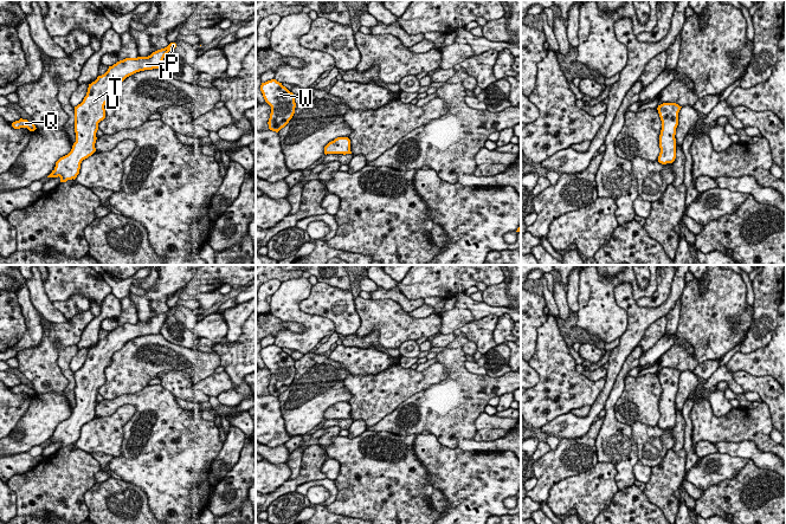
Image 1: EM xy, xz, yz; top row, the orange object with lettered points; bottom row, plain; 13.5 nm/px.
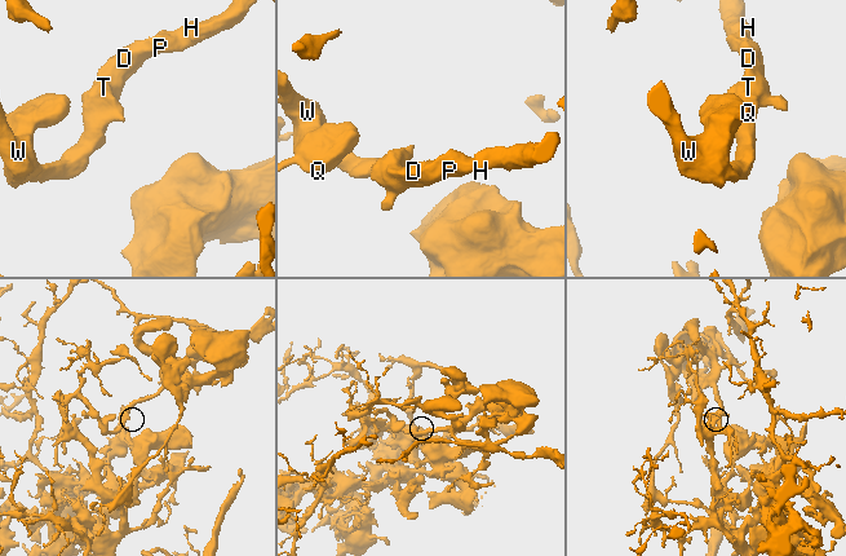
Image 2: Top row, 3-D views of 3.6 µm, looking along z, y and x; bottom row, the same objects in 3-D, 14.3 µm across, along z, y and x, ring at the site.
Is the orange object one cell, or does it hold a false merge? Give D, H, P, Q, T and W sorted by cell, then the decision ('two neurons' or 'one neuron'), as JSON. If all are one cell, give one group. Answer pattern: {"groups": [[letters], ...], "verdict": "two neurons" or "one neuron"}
{"groups": [["D", "H", "P", "Q", "T", "W"]], "verdict": "one neuron"}

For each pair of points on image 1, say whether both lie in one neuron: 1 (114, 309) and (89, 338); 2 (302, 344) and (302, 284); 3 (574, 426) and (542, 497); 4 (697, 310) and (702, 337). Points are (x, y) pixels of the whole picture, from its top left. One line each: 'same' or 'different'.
1: same
2: same
3: different
4: same

